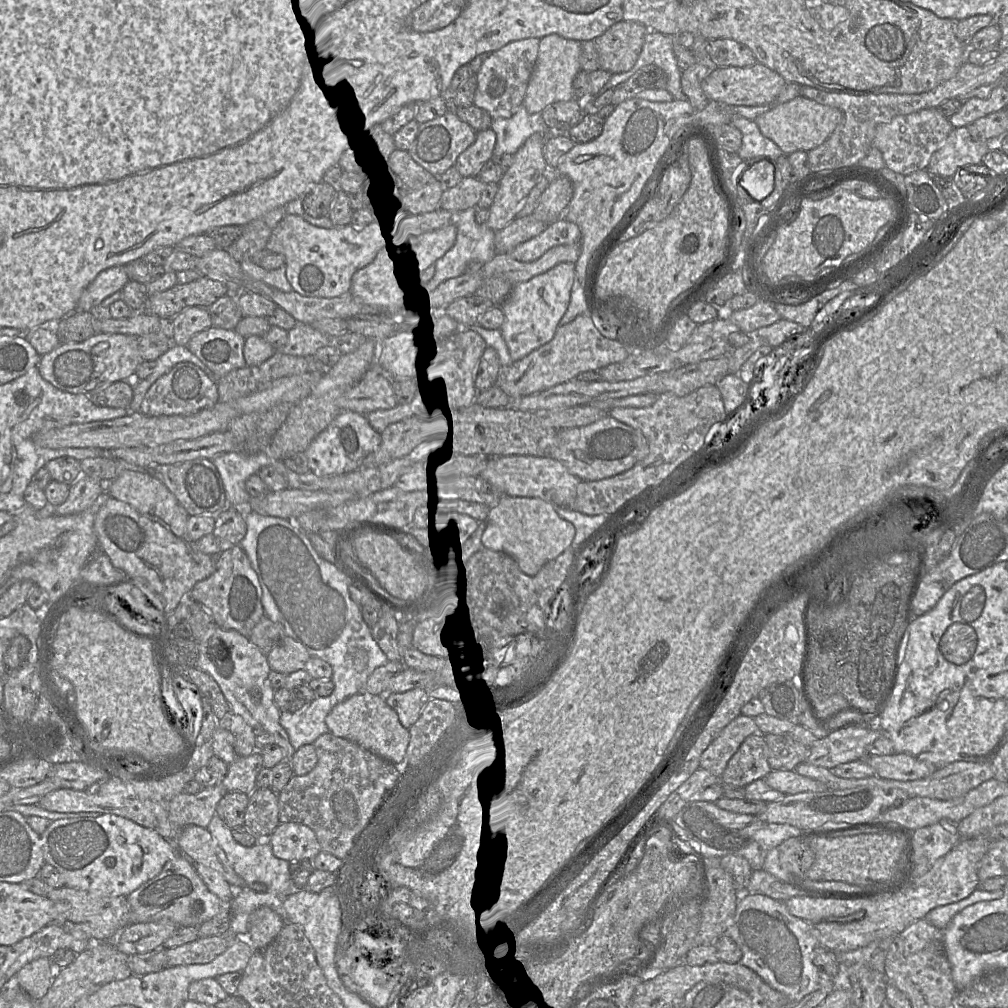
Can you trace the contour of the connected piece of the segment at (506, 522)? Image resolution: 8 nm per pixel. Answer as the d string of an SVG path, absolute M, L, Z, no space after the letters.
M503 495L489 514L487 547L502 551L516 561L527 575L535 575L548 561L568 548L575 536L575 527L555 511L553 505L537 497Z

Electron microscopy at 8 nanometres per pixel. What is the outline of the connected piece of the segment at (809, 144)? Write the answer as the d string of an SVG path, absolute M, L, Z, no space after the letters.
M798 96L758 116L754 122L763 136L772 140L784 154L795 151L810 151L824 143L842 122L843 113L835 107L819 104Z

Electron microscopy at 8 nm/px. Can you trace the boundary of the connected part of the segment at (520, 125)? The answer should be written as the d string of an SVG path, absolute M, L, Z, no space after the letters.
M522 104L512 116L492 119L490 128L497 138L494 156L514 155L531 135L549 129L541 113L531 114Z

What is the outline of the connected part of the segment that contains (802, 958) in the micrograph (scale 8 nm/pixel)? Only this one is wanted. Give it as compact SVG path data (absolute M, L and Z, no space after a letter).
M742 893L732 920L723 935L731 938L741 950L742 957L739 963L755 972L771 988L786 996L791 1004L797 1004L816 990L819 971L812 963L812 959L815 948L820 946L819 932L814 924L793 916L783 901L761 894Z

